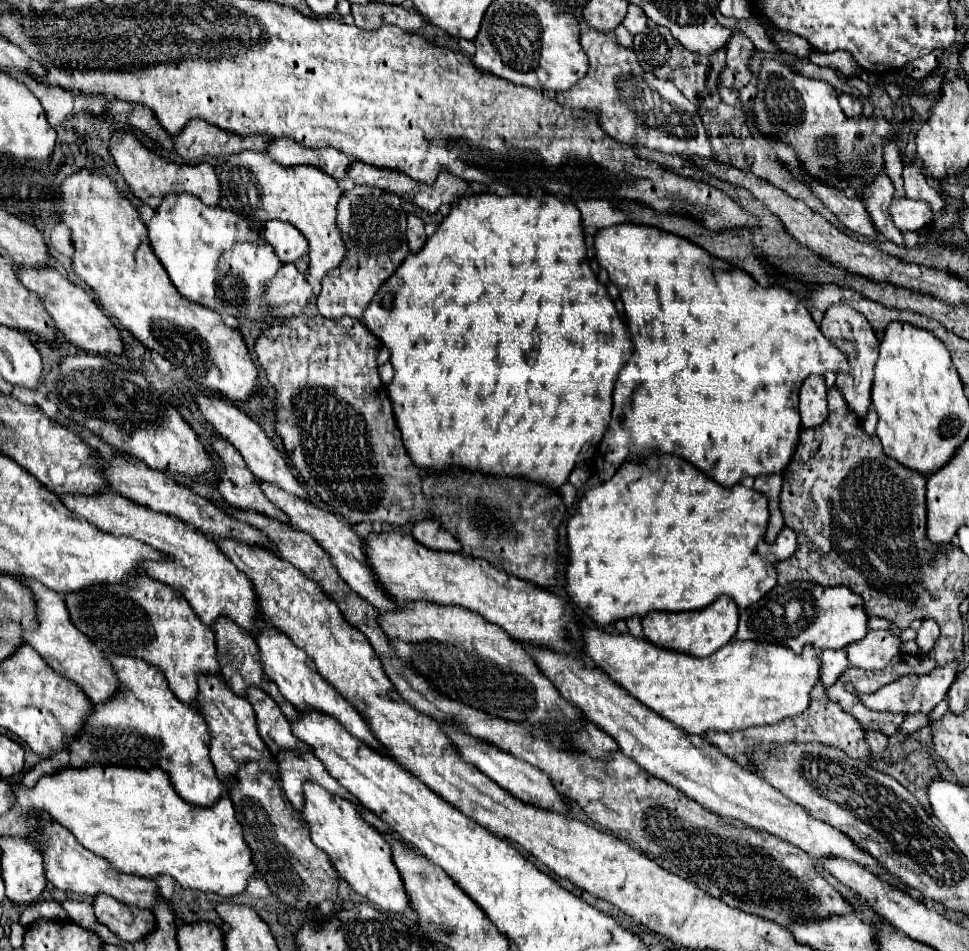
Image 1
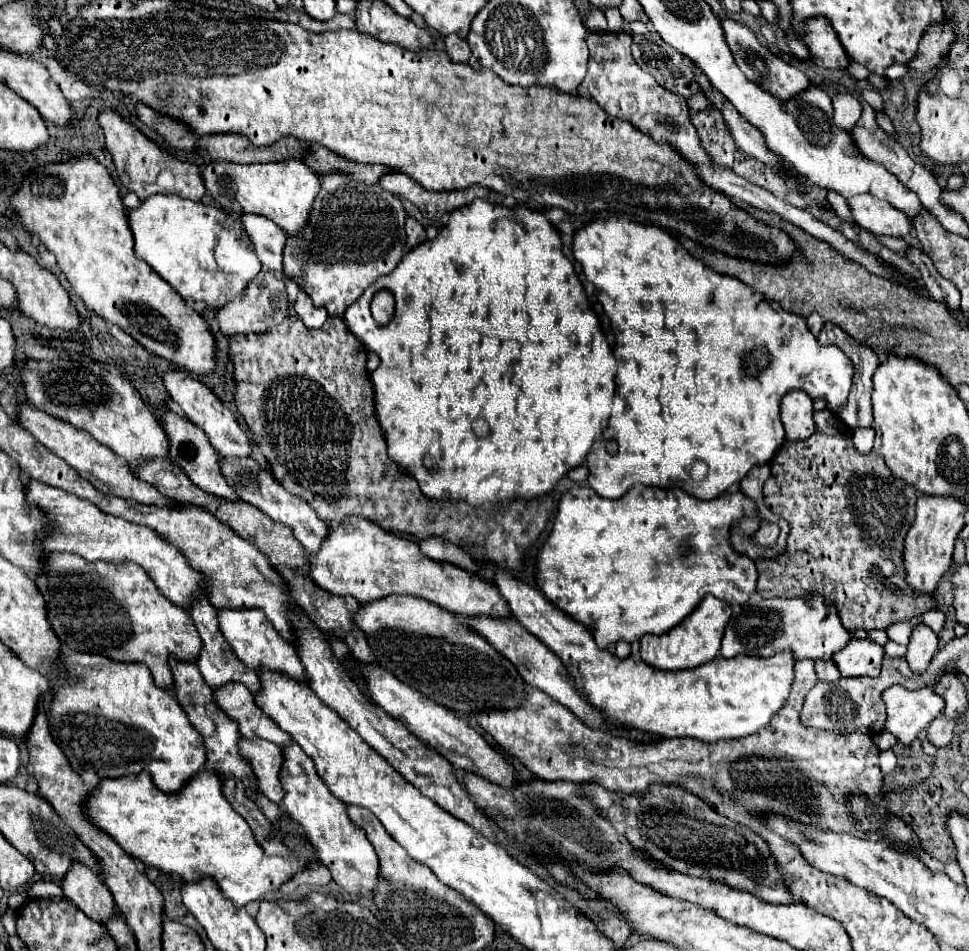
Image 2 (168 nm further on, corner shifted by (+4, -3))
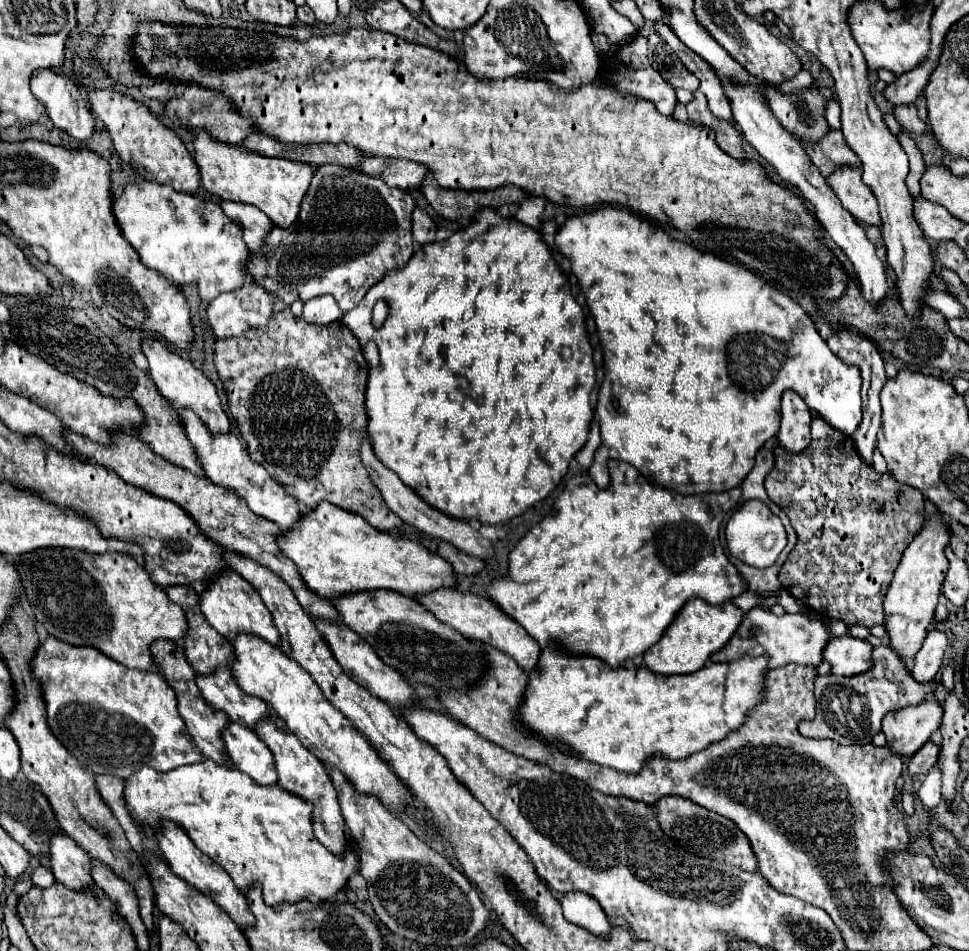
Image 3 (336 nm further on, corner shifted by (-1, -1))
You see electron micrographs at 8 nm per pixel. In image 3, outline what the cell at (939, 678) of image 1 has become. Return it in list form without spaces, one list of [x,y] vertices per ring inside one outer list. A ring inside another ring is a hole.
[[[922,701],[920,705],[890,713],[882,721],[886,745],[900,757],[912,757],[940,727],[942,705],[938,701]]]

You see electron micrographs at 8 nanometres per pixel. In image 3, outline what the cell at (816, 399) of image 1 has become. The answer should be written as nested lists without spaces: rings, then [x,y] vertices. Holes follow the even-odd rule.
[[[786,391],[780,403],[780,429],[776,439],[782,449],[790,453],[802,453],[810,445],[810,411],[806,403],[794,393]]]

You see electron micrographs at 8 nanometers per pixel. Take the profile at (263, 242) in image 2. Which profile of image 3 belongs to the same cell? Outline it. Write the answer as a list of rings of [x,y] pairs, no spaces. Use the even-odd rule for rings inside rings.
[[[220,201],[220,207],[226,217],[230,217],[234,223],[242,227],[242,239],[248,245],[250,251],[258,251],[262,247],[262,241],[266,233],[272,229],[272,221],[262,213],[260,209],[254,209],[254,205],[242,205],[236,201]]]

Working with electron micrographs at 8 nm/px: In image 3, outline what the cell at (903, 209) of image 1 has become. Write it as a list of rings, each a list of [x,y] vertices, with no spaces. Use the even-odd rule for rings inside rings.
[[[836,167],[826,177],[828,187],[836,193],[842,207],[850,211],[858,221],[868,225],[880,225],[878,221],[878,203],[868,185],[862,183],[860,167]]]

